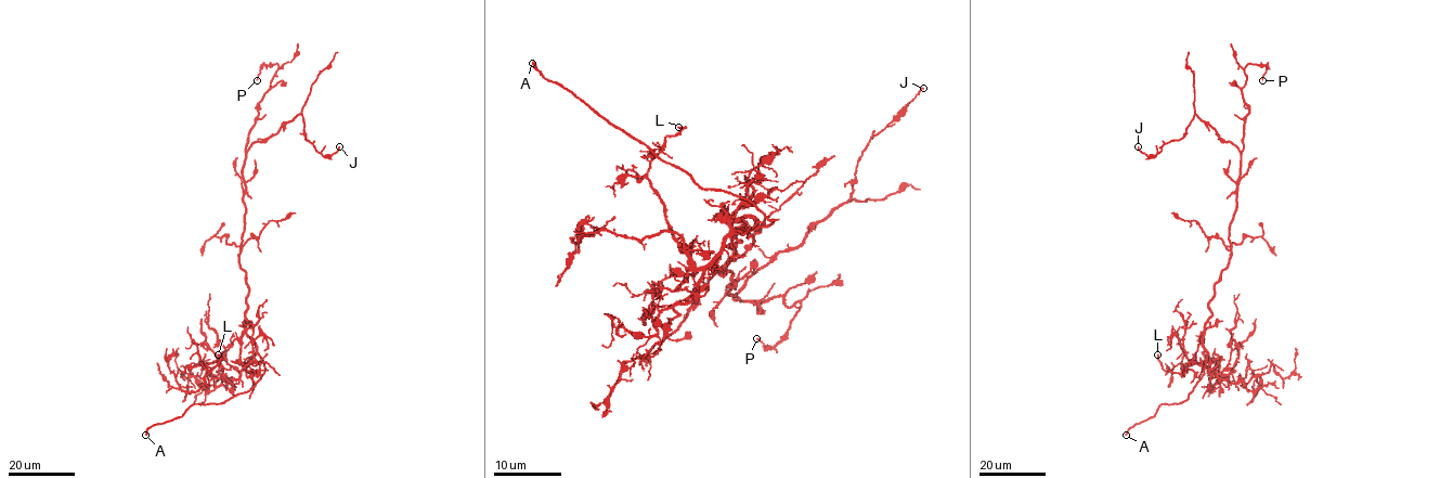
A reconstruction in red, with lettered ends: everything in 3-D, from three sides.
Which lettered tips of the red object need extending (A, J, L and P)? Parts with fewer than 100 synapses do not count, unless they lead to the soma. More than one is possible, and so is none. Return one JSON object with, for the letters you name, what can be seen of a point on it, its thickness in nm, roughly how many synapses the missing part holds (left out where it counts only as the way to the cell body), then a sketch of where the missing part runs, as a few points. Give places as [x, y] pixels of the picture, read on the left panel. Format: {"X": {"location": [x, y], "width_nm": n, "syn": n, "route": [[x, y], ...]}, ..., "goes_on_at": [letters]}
{"A": {"location": [145, 435], "width_nm": 300}, "goes_on_at": ["A"]}

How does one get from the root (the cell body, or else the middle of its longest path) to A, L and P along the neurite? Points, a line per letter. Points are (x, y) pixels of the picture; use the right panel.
A: (1228, 265), (1208, 305), (1202, 378), (1185, 400), (1162, 404), (1126, 435)
L: (1228, 265), (1214, 286), (1203, 339), (1209, 367), (1227, 379), (1214, 361), (1165, 371), (1157, 354)
P: (1228, 265), (1243, 125), (1249, 112), (1242, 91), (1246, 80), (1244, 68), (1249, 63), (1267, 64), (1262, 80)

